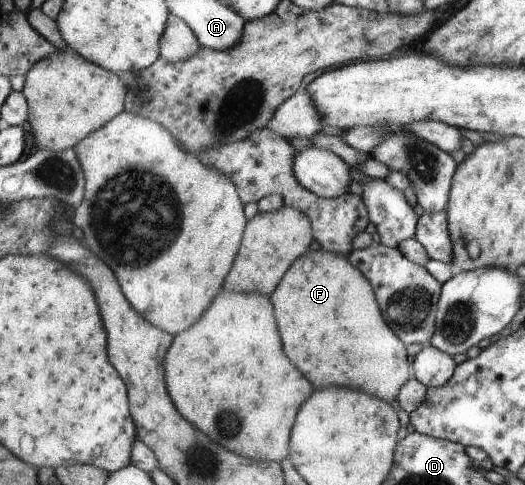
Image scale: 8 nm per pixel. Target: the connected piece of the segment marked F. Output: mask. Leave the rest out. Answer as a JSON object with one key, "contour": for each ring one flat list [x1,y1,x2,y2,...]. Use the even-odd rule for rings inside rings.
{"contour":[[310,250,299,256,292,264,292,272,284,276,284,284,272,292,270,300,276,304,276,324,280,324,280,340,284,340,284,352,288,352,292,364,316,384,316,388,326,386,346,386,362,390,384,402,394,403,400,387,408,378,408,364,404,343,390,332,384,324,383,313,379,308,373,288,366,277,347,259,331,252]]}

